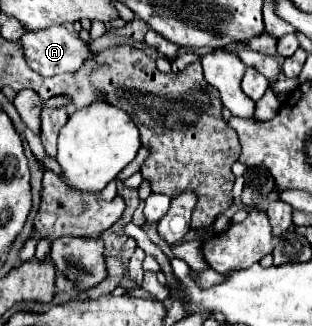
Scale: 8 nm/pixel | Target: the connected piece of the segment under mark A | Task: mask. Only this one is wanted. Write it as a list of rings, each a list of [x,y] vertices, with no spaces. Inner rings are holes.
[[[53,24],[37,32],[25,32],[21,36],[21,44],[25,60],[41,76],[77,72],[95,56],[87,42],[61,24]],[[31,34],[37,34],[37,38],[31,38]]]

